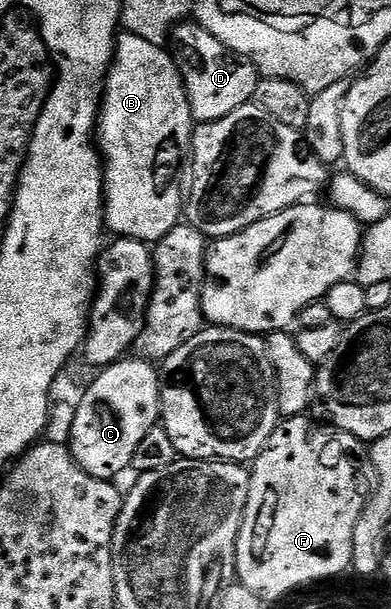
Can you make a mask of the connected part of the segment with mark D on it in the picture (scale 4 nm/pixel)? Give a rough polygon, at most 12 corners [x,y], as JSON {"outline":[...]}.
{"outline":[[197,20],[174,28],[195,122],[253,102],[260,74]]}

